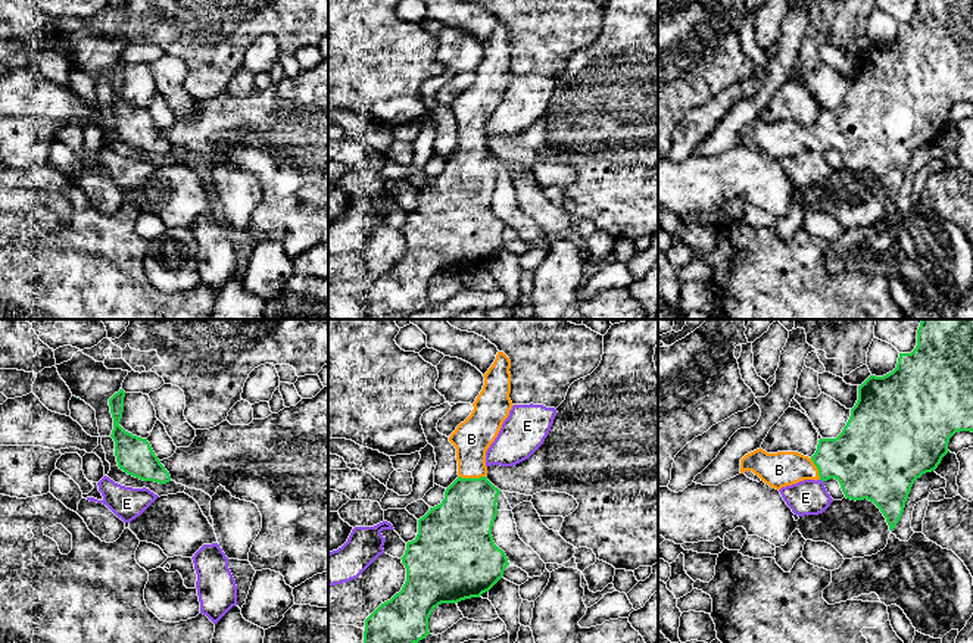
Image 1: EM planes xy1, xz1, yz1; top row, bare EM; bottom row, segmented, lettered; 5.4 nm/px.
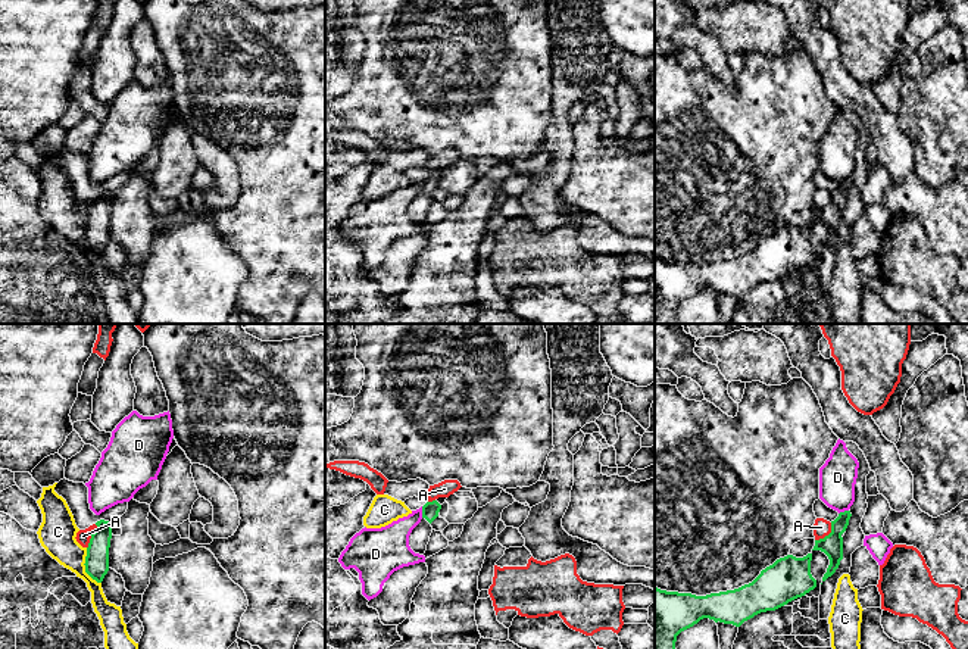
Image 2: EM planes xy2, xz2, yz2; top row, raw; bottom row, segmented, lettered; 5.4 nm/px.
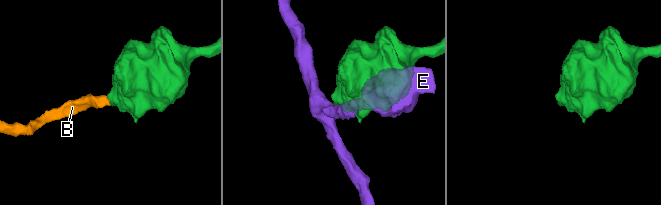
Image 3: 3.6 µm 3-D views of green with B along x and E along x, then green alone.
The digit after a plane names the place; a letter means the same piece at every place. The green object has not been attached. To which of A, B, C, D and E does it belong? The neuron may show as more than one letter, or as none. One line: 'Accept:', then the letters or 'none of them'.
Accept: B

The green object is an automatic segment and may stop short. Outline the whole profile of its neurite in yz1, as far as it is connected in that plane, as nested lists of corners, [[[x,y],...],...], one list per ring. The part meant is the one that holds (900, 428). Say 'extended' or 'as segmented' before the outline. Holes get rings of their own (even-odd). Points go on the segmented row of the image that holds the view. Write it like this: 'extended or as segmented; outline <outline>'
extended; outline [[[921,319],[916,349],[899,353],[892,372],[883,377],[870,375],[858,386],[858,400],[836,438],[820,438],[811,458],[798,452],[767,453],[760,447],[740,459],[740,474],[752,471],[776,490],[804,480],[835,478],[846,499],[873,502],[892,531],[902,516],[914,481],[938,468],[949,452],[949,438],[958,431],[973,433],[973,319]]]

